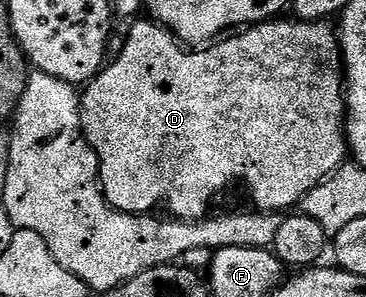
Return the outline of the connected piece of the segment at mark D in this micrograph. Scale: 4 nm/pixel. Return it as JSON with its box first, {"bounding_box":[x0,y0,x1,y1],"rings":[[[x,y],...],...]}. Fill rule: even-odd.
{"bounding_box":[82,18,349,220],"rings":[[[139,18],[130,25],[131,36],[139,44],[144,44],[139,60],[129,49],[123,48],[119,57],[112,59],[103,71],[86,85],[82,93],[82,126],[83,134],[88,144],[99,156],[99,170],[103,194],[107,203],[119,212],[136,214],[151,214],[158,204],[167,204],[172,217],[181,220],[201,220],[208,215],[211,203],[222,194],[226,188],[231,188],[235,180],[247,187],[256,209],[261,212],[283,214],[294,206],[302,205],[305,197],[316,188],[322,180],[328,180],[333,173],[343,167],[349,156],[348,125],[345,117],[348,115],[348,105],[345,103],[345,61],[341,55],[341,40],[327,22],[308,22],[298,18],[283,20],[272,18],[261,24],[252,24],[204,47],[202,50],[188,50],[179,37],[174,36],[169,29],[154,19]]]}

